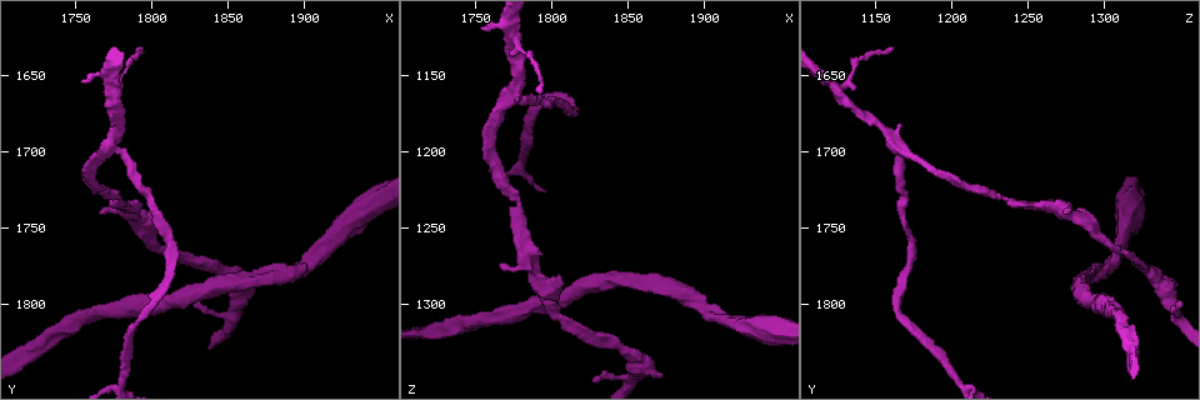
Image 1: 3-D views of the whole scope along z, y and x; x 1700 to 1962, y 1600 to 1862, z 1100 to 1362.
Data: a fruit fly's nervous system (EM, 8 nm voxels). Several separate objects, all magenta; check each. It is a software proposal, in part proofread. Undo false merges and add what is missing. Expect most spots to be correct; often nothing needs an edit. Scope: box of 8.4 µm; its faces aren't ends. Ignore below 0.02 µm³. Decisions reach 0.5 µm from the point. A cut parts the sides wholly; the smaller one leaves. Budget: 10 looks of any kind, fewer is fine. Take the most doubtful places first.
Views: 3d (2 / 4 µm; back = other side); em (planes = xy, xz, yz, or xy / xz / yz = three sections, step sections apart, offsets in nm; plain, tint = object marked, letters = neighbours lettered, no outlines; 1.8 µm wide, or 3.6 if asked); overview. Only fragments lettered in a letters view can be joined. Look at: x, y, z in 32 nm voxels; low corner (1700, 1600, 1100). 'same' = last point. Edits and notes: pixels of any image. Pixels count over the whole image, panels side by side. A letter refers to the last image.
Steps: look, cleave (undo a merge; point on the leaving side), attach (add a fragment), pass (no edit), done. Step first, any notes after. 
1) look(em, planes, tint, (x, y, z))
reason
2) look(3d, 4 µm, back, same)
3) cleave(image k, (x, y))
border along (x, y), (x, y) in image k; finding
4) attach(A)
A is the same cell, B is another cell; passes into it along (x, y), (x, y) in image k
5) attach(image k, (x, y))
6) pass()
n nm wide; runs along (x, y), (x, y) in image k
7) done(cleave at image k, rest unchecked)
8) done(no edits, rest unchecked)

look(em, xz, step 8, letters, (1772, 1696, 1164))
arms part here

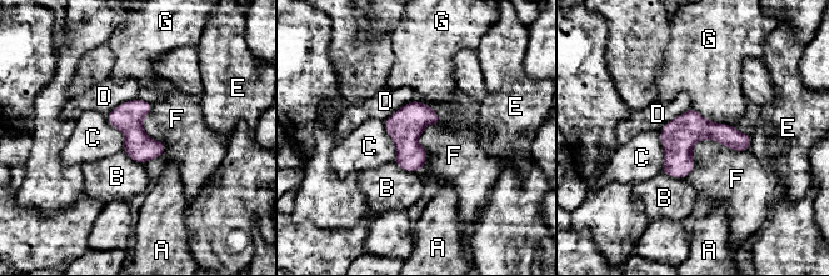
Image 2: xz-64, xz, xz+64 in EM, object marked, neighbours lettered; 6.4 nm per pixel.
look(em, xy, step 4, letters, same)

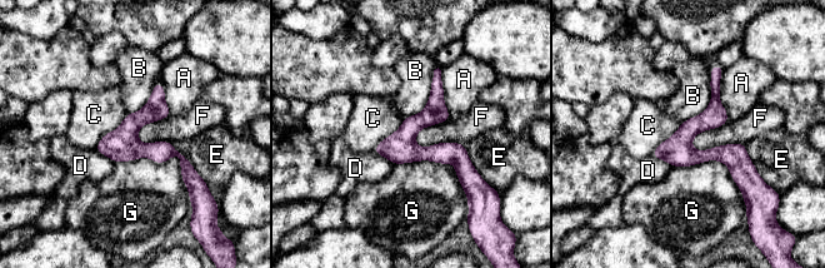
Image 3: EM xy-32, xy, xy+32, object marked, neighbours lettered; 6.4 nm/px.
pass()
A, B, C, D, E, F and G are other cells; border along (690, 142), (696, 149), (745, 145) in image 3; all the same cell

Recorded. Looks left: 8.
look(3d, 4 µm, (1874, 1788, 1348))
branch stops here

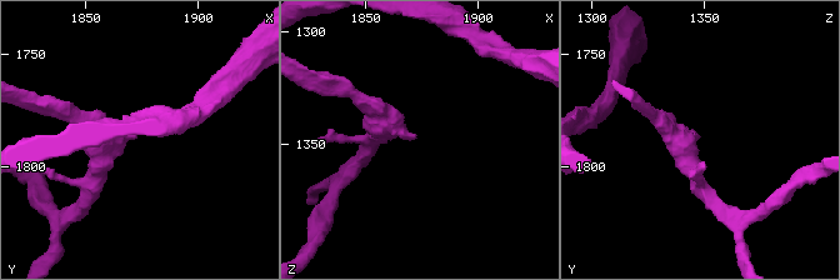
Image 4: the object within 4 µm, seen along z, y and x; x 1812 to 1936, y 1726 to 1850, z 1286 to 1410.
look(em, yz, step 8, letters, (1872, 1786, 1347))
now the EM

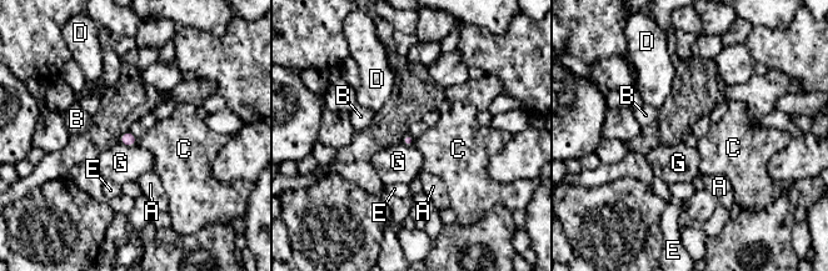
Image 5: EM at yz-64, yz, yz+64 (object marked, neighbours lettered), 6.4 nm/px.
look(em, planes, letters, same)
cut it another way

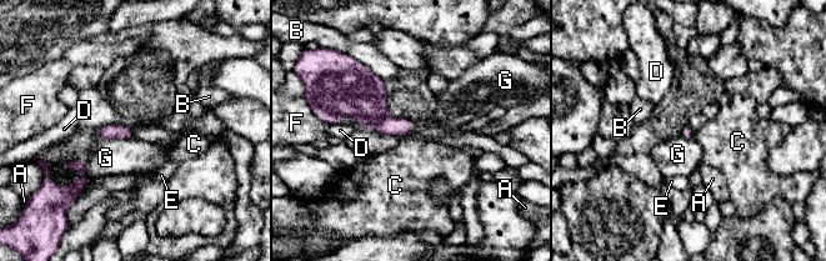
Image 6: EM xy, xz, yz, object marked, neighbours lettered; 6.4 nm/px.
pass()
A, B, C, D, E, F and G are other cells; border along (695, 132), (692, 136) in image 6; no lettered fragment goes on from it

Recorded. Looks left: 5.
look(3d, 4 µm, (1778, 1732, 1230))
narrows sharply

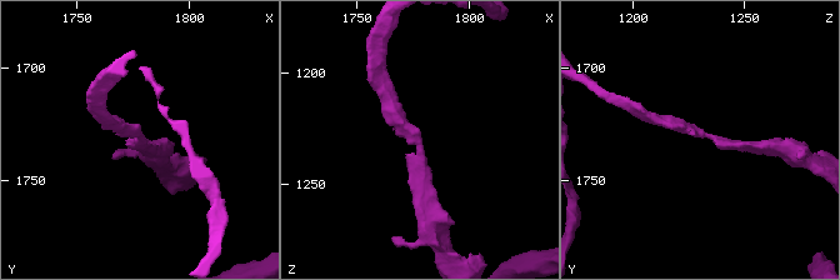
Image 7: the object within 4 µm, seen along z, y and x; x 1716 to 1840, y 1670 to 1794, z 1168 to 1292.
look(em, planes, tint, (1777, 1729, 1232))
now the EM

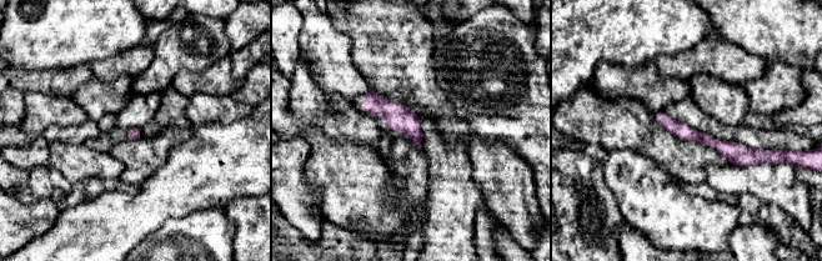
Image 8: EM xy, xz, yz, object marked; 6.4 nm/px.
look(em, planes, letters, same)
see the neighbours

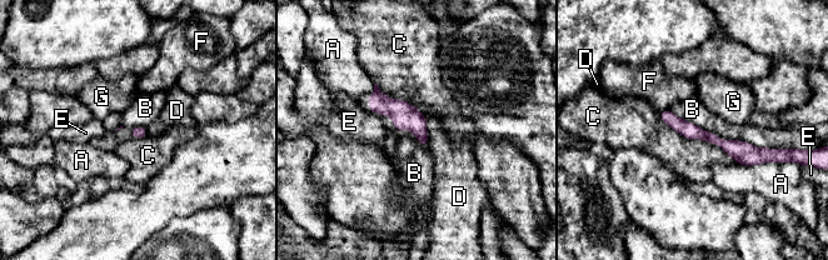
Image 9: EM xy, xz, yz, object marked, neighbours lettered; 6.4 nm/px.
pass()
B touches over 750 nm; A, B, C, D, E, F and G are other cells; runs along (663, 114), (744, 154), (767, 156) in image 9; all the same cell

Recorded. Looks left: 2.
look(em, xz, step 4, letters, (1754, 1654, 1118))
an open end

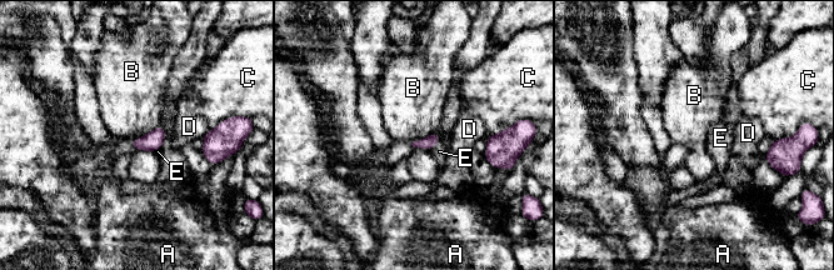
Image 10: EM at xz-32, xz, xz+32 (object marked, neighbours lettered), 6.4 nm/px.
pass()
A, B, C, D and E are other cells; border along (433, 130), (411, 144) in image 10; no lettered fragment goes on from it

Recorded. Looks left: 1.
done(no edits, rest unchecked)

